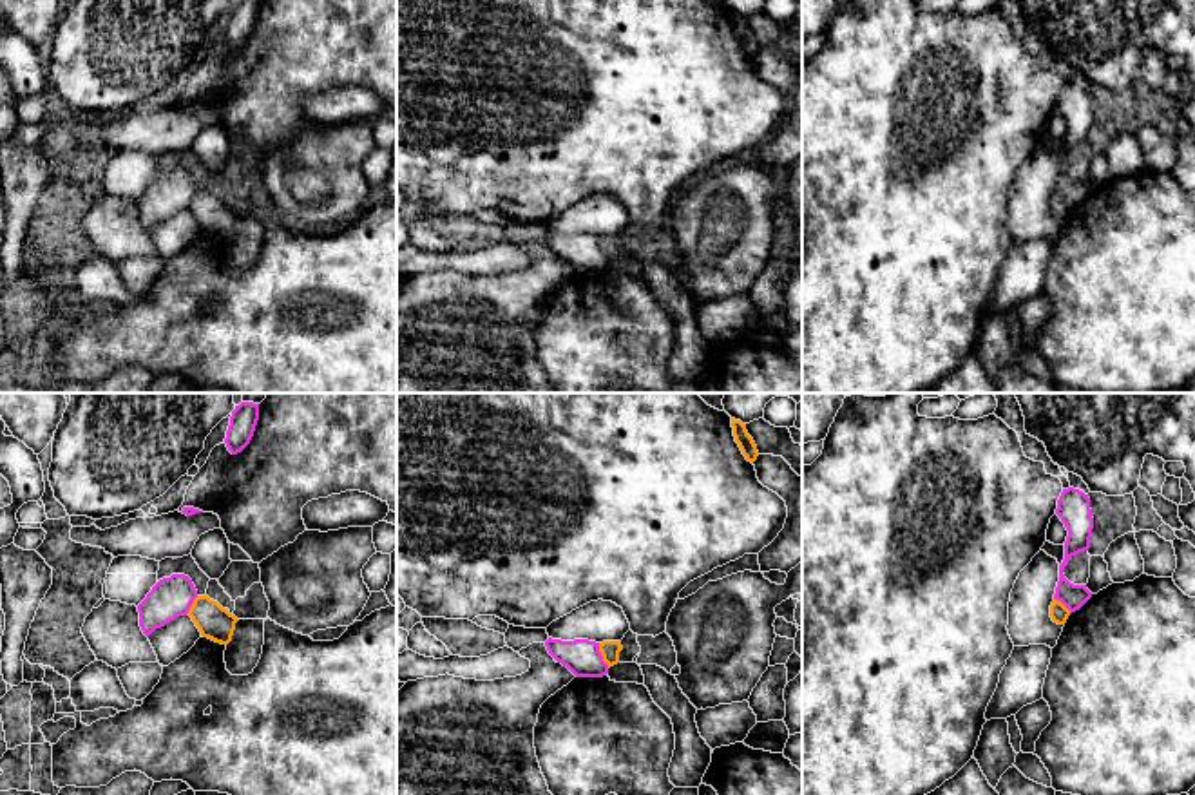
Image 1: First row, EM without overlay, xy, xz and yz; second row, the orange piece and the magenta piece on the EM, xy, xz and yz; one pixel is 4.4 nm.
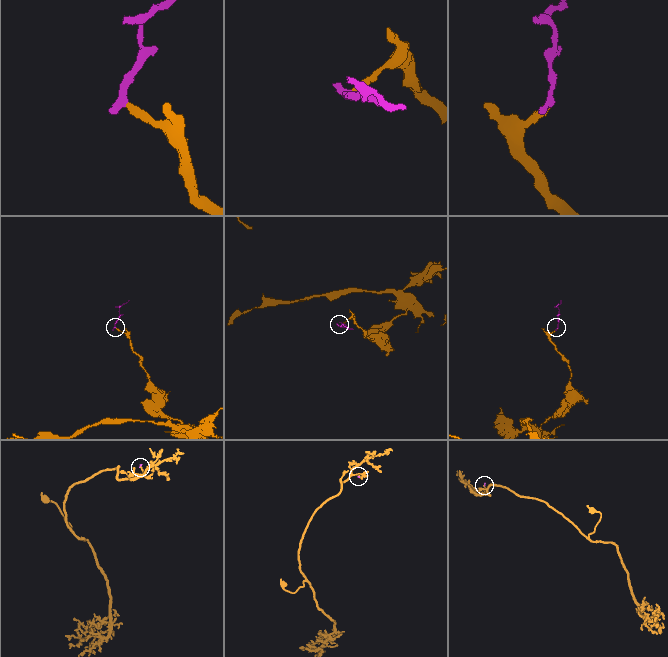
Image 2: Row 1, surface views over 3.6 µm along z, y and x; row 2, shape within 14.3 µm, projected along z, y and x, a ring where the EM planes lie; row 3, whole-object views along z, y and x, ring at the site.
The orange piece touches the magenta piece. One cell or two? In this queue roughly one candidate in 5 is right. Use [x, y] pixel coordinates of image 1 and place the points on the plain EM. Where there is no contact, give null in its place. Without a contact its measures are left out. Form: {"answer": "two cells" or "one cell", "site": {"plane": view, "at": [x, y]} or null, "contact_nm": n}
{"answer": "two cells", "site": {"plane": "xz", "at": [602, 249]}, "contact_nm": 120}

